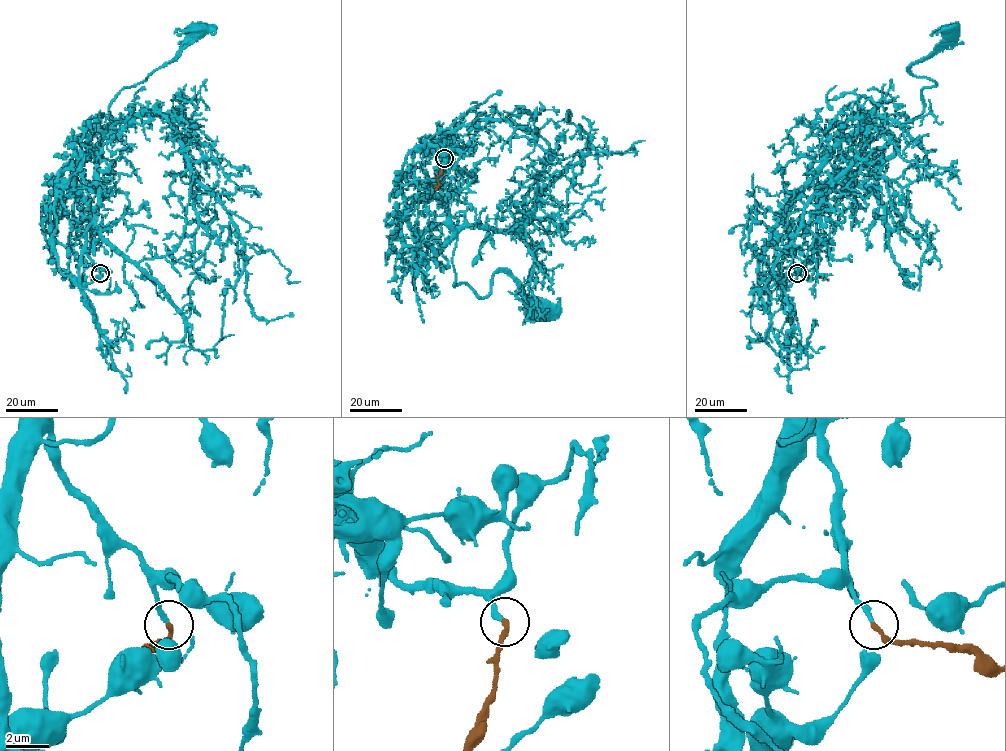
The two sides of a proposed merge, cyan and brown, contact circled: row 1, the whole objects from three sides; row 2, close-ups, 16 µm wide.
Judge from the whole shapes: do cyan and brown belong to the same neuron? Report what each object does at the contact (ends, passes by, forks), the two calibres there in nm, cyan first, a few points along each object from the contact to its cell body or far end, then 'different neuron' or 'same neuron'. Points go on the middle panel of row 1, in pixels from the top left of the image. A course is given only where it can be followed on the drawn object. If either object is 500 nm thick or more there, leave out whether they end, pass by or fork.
cyan ends; brown ends; calibres 220 and 260 nm; course cyan (444, 158), (431, 149), (457, 233), (453, 285), (484, 297), (506, 272), (540, 309); course brown (444, 158), (436, 189); same neuron

